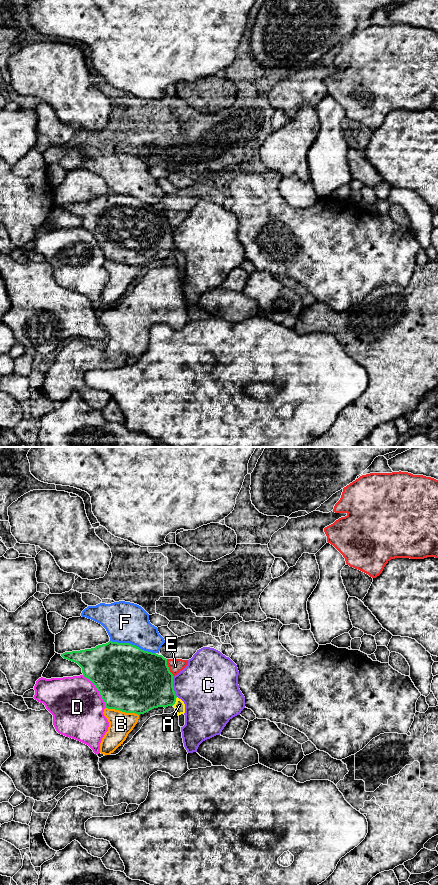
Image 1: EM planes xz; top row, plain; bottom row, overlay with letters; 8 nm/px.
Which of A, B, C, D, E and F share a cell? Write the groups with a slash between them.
A / B / C / D / E / F

